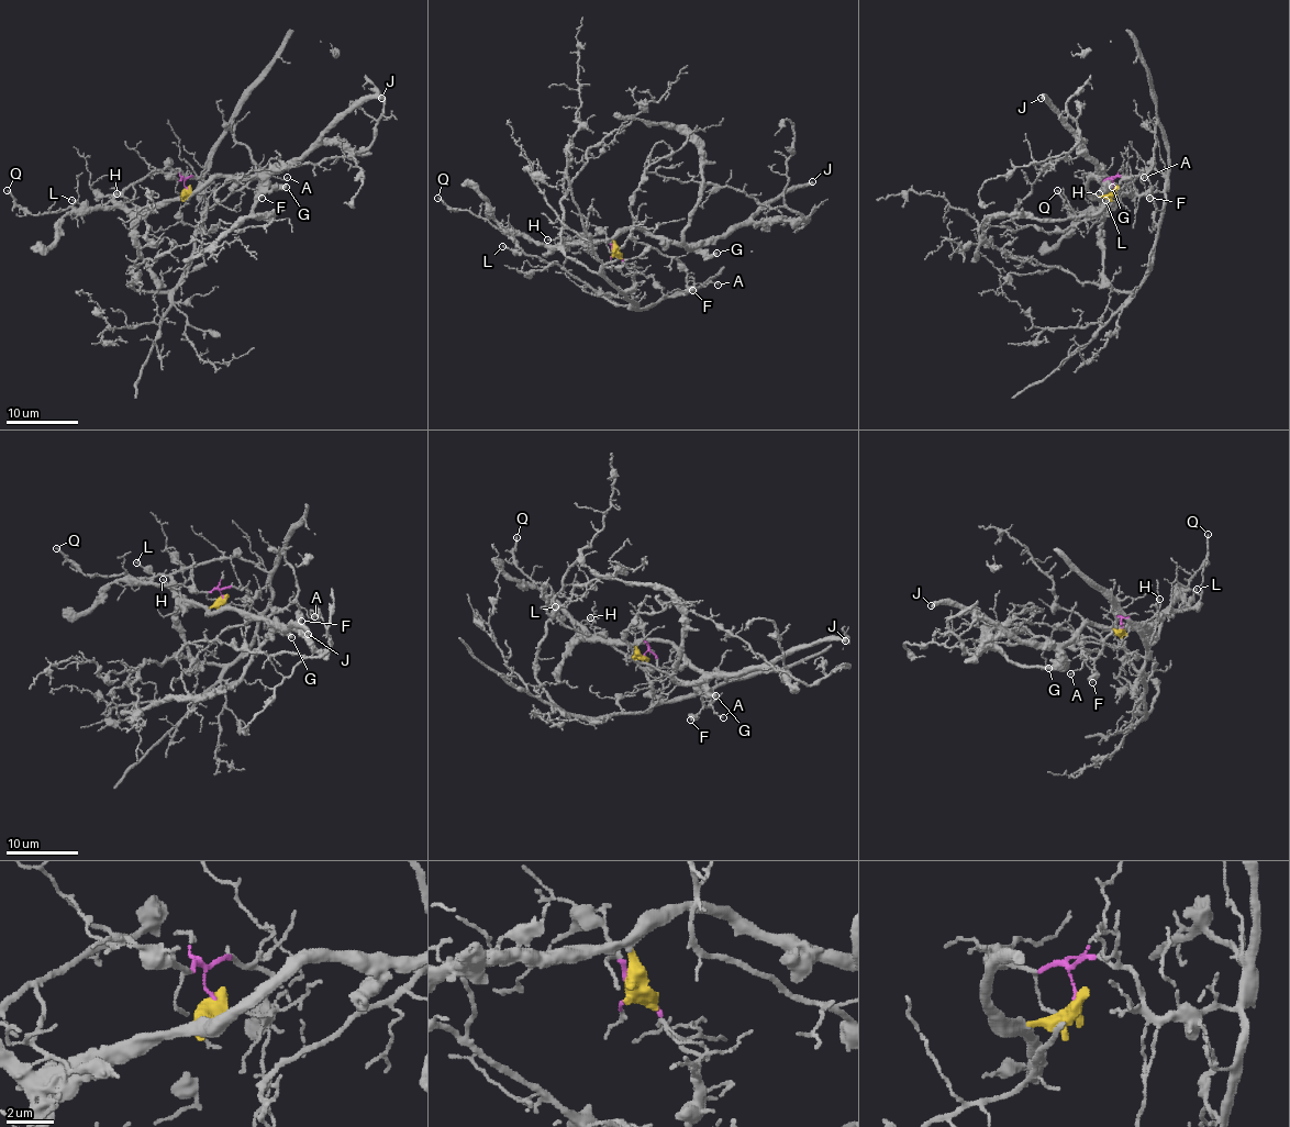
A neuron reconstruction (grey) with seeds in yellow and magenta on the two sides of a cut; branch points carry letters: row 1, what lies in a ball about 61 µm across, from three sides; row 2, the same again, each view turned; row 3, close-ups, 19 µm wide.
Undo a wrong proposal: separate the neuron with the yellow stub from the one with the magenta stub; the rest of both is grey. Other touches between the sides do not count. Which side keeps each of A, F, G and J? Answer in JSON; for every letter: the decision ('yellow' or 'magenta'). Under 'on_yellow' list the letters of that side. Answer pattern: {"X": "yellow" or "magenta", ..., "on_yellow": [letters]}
{"A": "magenta", "F": "magenta", "G": "yellow", "J": "yellow", "on_yellow": ["G", "J"]}

